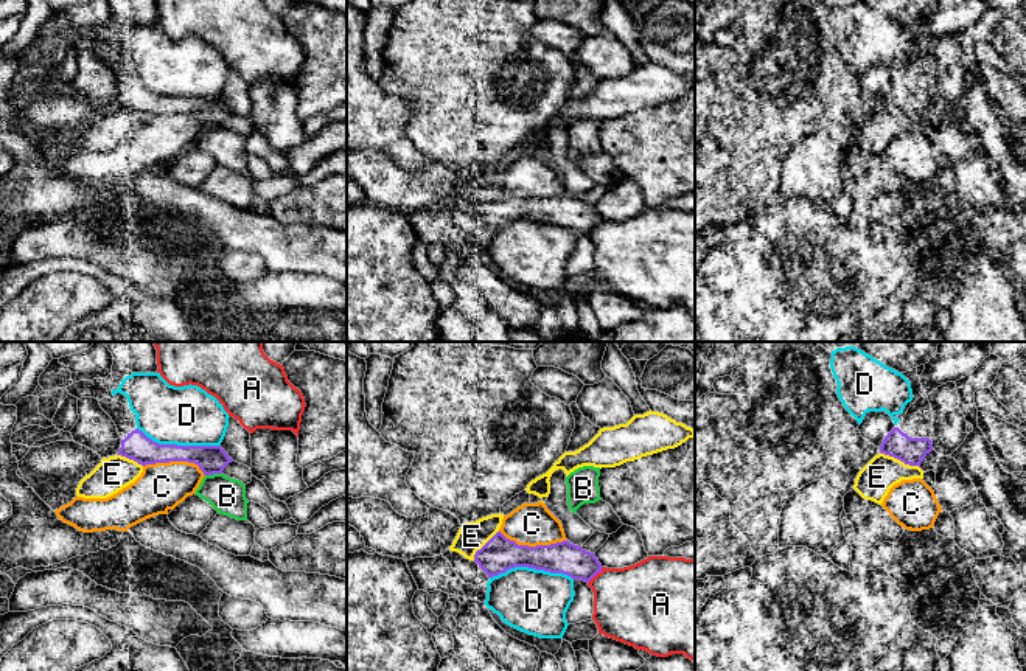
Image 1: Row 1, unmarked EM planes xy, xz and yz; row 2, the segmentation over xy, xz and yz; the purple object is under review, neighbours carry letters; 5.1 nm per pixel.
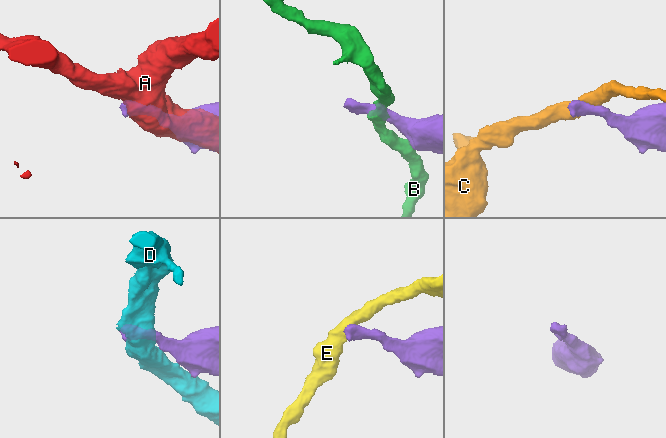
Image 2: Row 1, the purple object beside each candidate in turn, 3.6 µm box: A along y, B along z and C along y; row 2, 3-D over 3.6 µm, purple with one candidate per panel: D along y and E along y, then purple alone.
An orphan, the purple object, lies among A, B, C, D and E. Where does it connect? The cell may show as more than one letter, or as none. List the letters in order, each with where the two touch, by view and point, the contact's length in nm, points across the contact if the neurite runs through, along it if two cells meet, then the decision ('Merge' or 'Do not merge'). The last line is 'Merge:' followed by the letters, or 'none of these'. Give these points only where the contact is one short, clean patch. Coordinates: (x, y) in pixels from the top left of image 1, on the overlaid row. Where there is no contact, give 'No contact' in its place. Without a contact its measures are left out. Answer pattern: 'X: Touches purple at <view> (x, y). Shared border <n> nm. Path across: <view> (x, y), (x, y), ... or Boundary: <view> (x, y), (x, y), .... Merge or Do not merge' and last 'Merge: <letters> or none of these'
A: Touches purple at xz (596, 573). Shared border 120 nm. Do not merge
B: Touches purple at xy (213, 472). Shared border 90 nm. Do not merge
C: Touches purple at xz (533, 547). Shared border 360 nm. Boundary: xz (499, 530), (518, 544), (549, 545), (566, 541). Do not merge
D: Touches purple at xy (179, 446). Shared border 440 nm. Do not merge
E: Touches purple at yz (900, 460). Shared border 220 nm. Do not merge
Merge: none of these

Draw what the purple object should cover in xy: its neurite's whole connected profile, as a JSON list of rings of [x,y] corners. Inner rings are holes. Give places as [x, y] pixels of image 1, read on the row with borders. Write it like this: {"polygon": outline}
{"polygon": [[[104,398],[99,405],[118,429],[121,438],[118,455],[141,466],[188,461],[197,464],[204,475],[213,475],[222,474],[224,468],[233,461],[221,446],[159,444],[137,429],[134,413],[124,404]]]}

